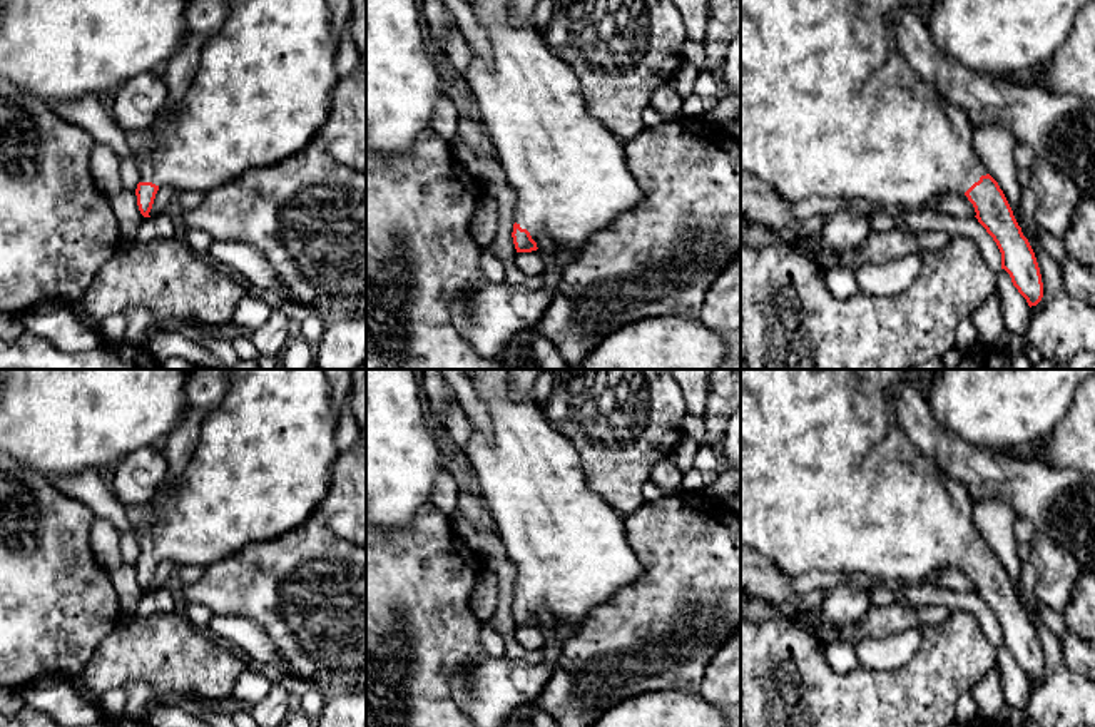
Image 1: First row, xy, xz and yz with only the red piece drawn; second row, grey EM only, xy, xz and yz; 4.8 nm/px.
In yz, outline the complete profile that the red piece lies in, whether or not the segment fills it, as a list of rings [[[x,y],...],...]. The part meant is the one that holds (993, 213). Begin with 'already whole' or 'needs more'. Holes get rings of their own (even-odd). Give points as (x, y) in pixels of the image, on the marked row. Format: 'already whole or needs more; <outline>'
needs more; [[[741,0],[741,172],[771,184],[789,202],[807,197],[839,199],[844,202],[863,201],[884,206],[891,212],[924,211],[935,207],[948,194],[965,194],[975,207],[975,217],[1001,252],[1001,269],[1010,274],[1013,286],[1026,299],[1028,306],[1036,306],[1043,297],[1043,282],[1035,252],[1023,236],[998,182],[976,155],[973,142],[976,127],[971,117],[961,107],[950,104],[894,52],[894,15],[903,7],[918,7],[918,0]]]

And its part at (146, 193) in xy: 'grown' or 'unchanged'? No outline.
grown

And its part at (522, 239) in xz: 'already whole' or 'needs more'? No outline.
needs more

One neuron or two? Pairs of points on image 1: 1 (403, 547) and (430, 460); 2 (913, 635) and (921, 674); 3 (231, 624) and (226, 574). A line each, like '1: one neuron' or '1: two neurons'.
1: two neurons
2: two neurons
3: two neurons

